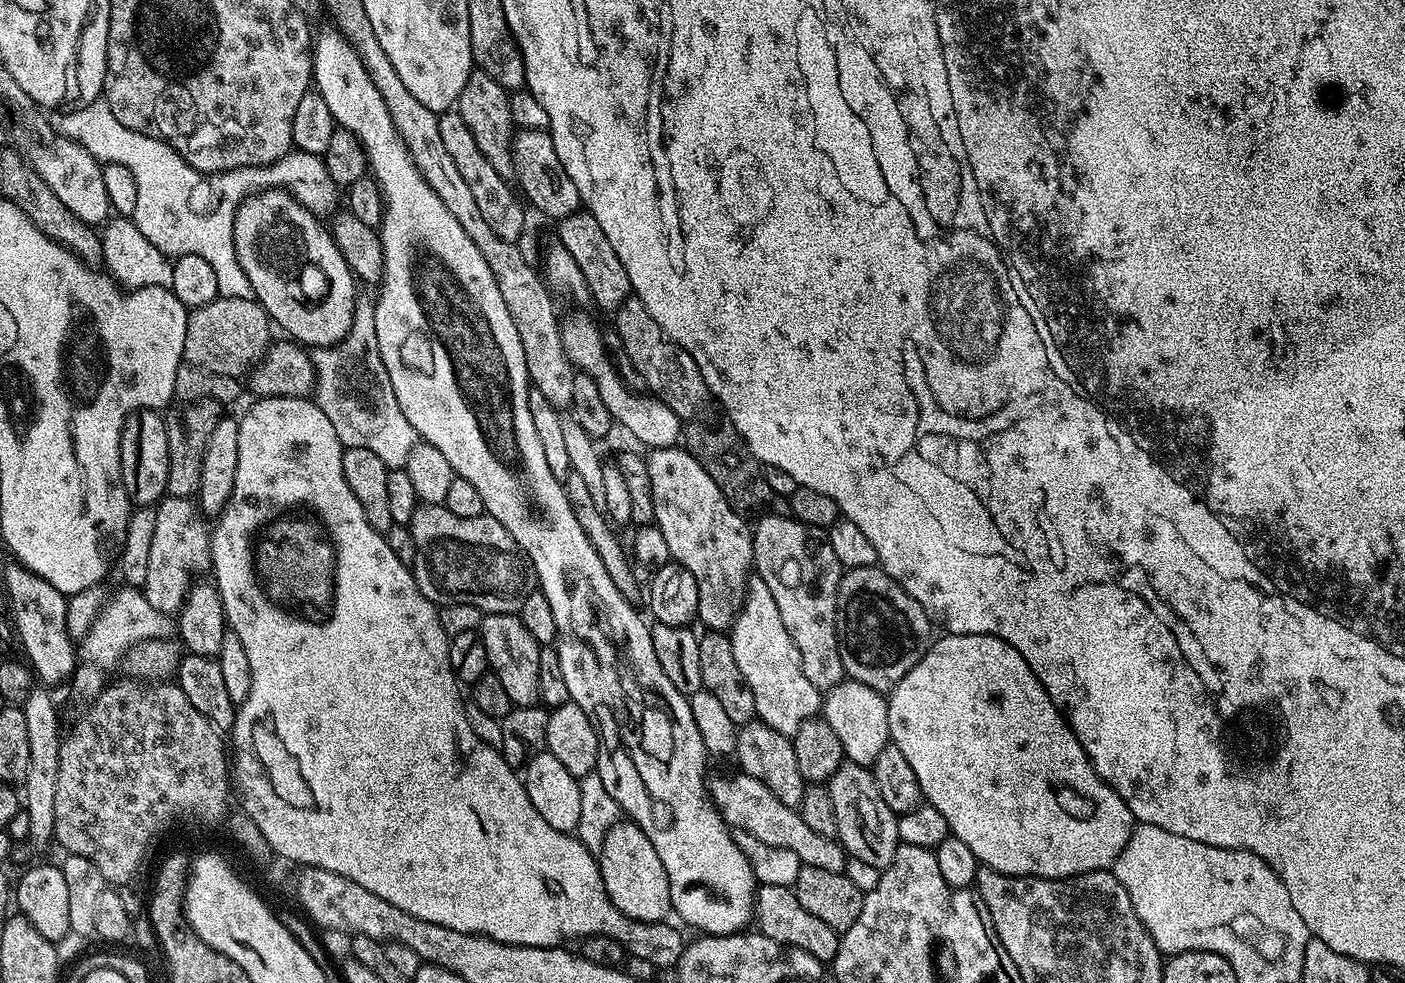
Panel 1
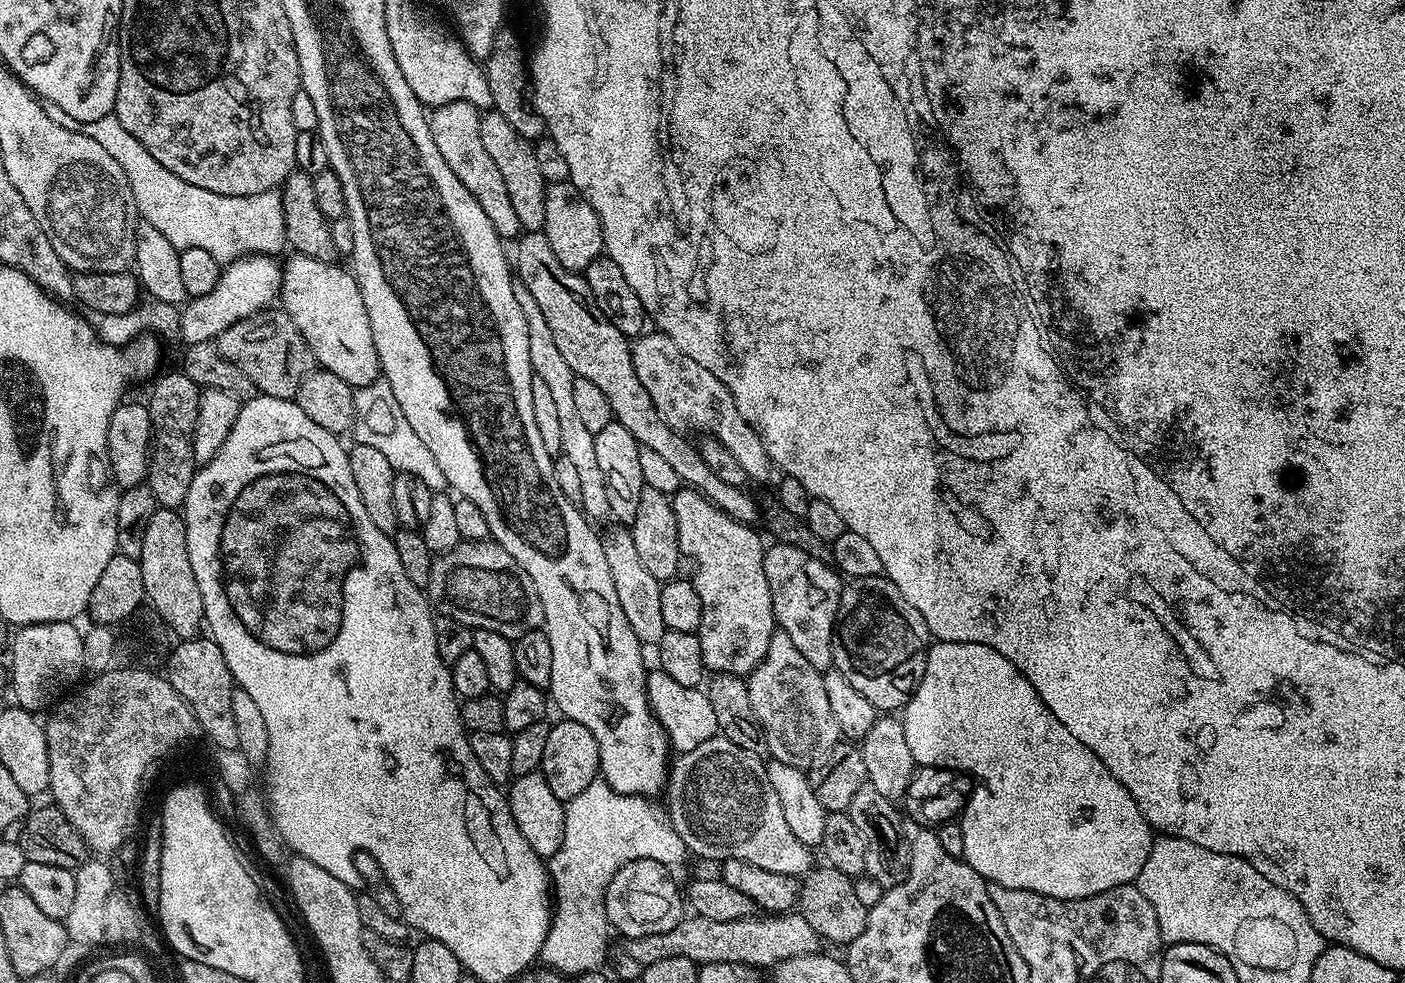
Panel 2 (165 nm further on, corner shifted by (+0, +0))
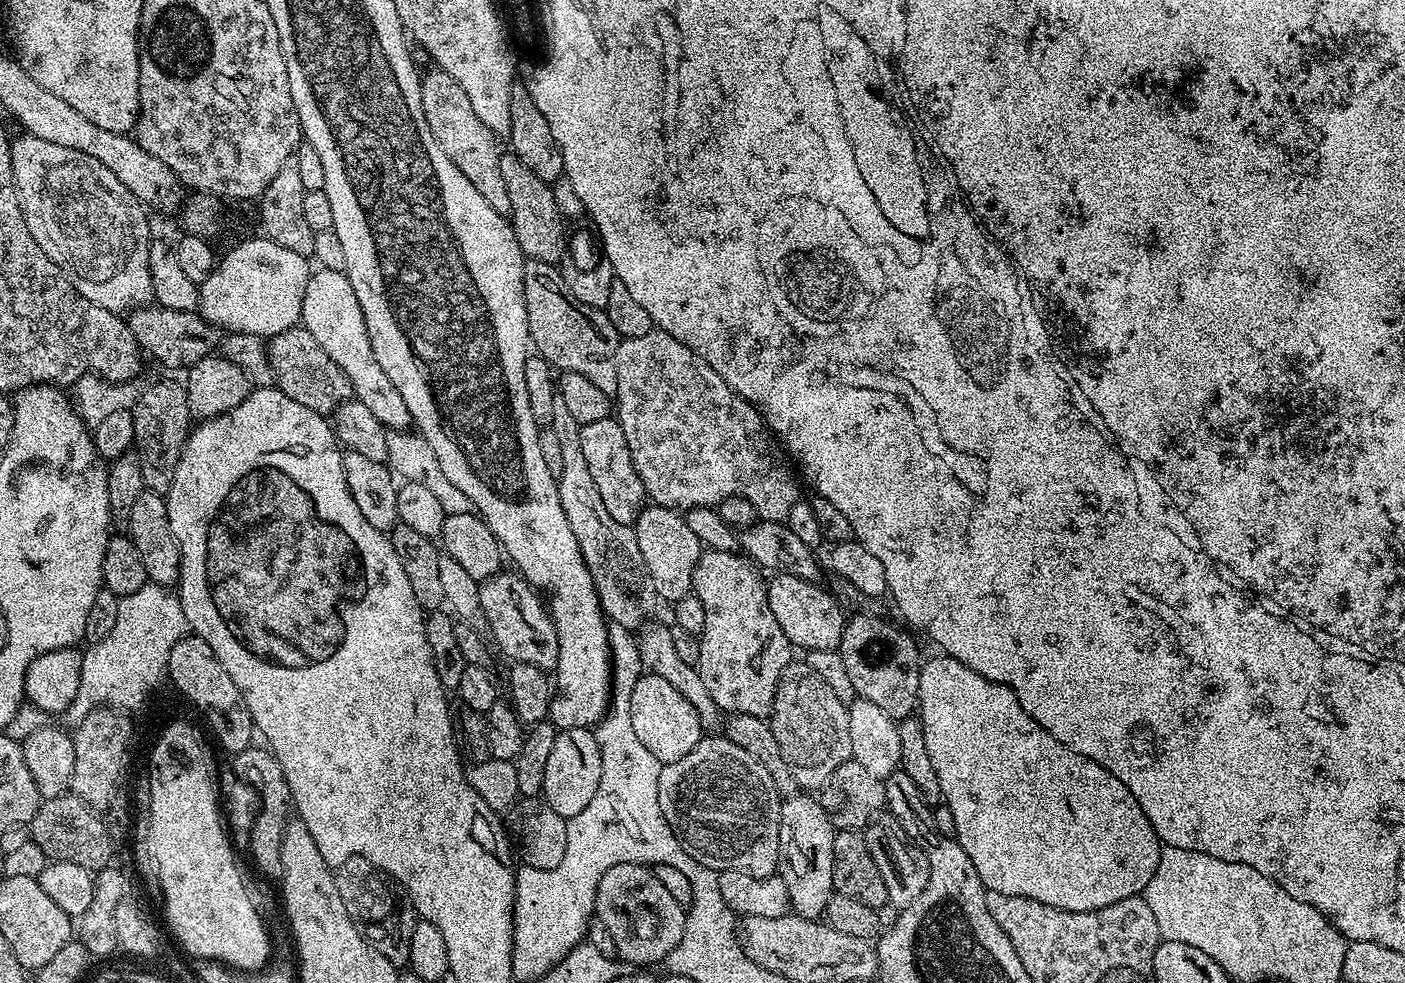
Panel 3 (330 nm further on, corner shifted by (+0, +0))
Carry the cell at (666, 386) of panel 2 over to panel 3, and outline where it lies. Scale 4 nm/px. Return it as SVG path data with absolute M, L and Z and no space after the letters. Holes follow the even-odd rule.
M659 330L642 334L642 338L621 339L616 355L616 365L618 366L618 390L614 397L614 416L622 426L622 434L626 434L626 446L630 446L630 458L634 462L634 470L638 470L638 478L642 478L642 486L647 499L651 503L661 504L663 508L675 510L687 510L696 507L715 509L726 498L741 496L752 503L760 520L787 521L790 506L794 506L802 498L801 481L798 479L785 449L778 443L777 437L768 427L760 411L750 402L746 402L746 398L739 396L722 378L722 374L715 372L703 358L694 354L694 350L690 350L682 342L678 342L678 338Z

